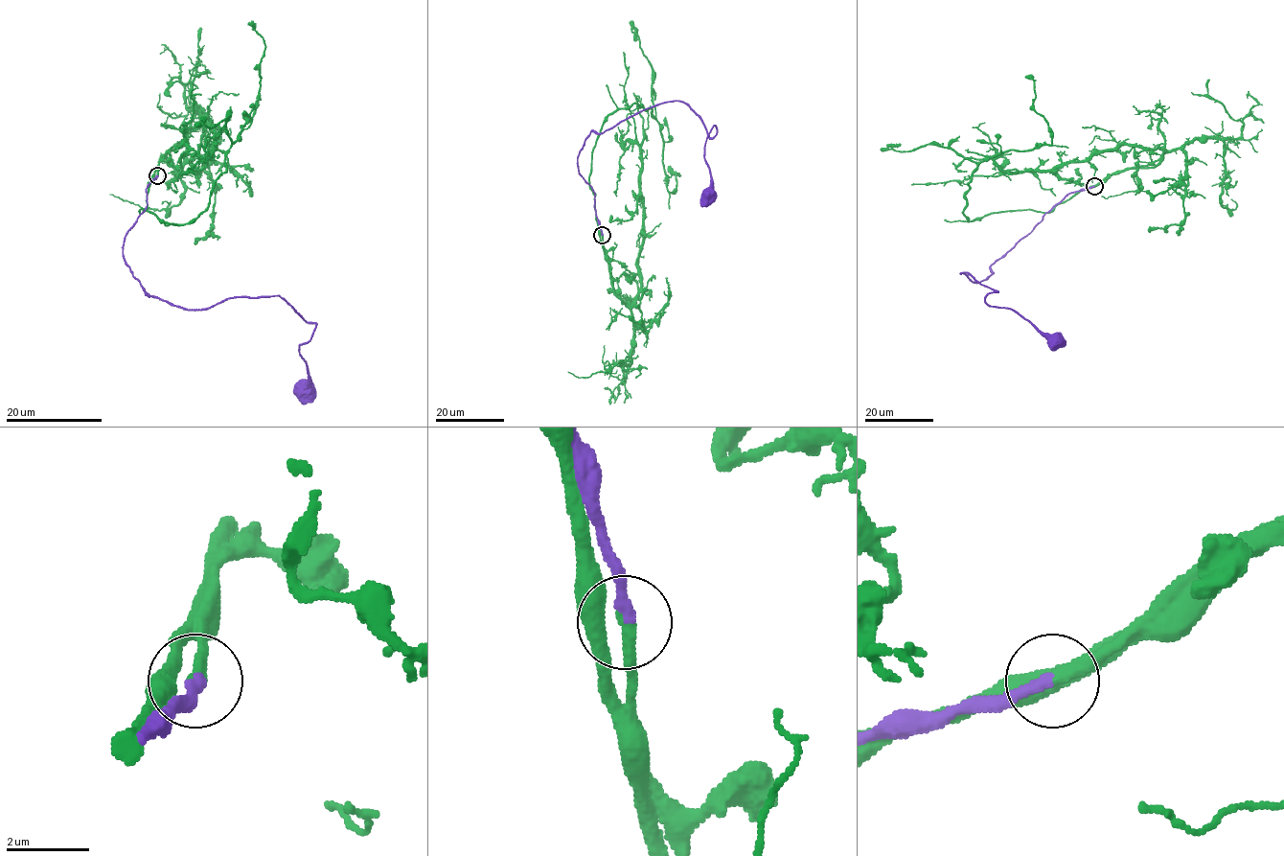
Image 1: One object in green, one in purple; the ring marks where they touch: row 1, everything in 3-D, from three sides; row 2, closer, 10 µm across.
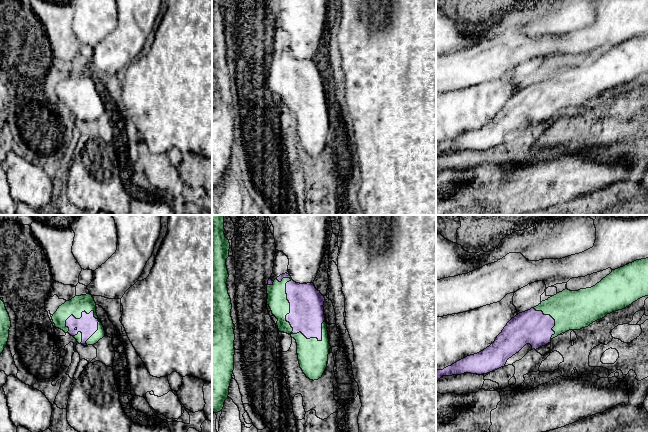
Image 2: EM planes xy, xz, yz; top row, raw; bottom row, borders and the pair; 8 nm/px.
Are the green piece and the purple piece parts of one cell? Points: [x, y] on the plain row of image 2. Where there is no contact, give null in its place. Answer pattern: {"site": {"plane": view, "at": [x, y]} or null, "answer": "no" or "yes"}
{"site": {"plane": "xz", "at": [286, 97]}, "answer": "yes"}

